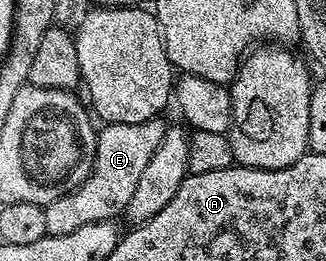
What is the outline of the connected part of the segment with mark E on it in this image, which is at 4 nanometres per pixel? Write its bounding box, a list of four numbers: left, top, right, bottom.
[43,119,167,236]

